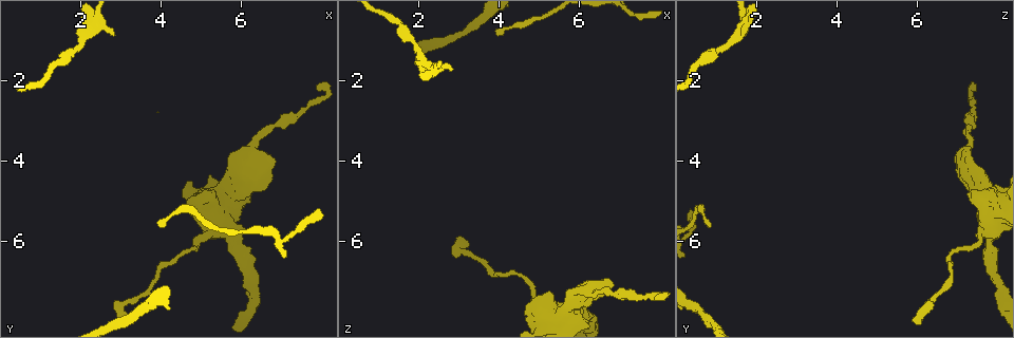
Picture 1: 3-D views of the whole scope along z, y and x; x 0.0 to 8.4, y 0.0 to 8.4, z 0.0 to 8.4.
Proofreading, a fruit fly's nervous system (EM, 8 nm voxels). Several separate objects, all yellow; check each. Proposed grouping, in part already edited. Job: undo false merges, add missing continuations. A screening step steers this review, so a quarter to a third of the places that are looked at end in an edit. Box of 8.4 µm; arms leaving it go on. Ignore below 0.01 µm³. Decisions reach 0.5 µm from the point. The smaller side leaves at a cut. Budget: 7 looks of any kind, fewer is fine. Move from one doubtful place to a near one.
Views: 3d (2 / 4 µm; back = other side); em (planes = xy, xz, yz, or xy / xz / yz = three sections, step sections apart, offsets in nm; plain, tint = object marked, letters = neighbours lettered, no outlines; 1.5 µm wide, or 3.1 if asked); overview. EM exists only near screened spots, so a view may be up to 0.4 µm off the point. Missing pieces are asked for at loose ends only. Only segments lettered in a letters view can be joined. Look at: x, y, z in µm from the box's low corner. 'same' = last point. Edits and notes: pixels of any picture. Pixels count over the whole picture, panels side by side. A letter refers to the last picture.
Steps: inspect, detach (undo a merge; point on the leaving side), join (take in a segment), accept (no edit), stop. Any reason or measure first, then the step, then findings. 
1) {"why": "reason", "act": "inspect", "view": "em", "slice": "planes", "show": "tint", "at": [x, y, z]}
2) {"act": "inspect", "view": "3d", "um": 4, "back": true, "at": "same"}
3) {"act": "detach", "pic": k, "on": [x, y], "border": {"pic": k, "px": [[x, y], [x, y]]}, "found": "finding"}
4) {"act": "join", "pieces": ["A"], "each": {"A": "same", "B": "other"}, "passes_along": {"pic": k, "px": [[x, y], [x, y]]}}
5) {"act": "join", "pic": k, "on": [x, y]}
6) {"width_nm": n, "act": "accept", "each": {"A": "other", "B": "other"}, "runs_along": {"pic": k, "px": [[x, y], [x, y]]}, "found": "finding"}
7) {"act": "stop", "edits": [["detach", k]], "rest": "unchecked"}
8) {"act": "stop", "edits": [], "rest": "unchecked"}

{"why": "tapers out", "act": "inspect", "view": "em", "slice": "planes", "show": "letters", "at": [3.85, 5.50, 0.70]}

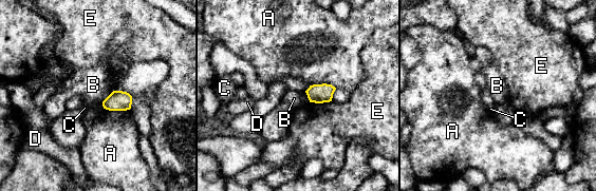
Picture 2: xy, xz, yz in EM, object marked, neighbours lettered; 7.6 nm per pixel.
{"width_nm": 130, "act": "accept", "each": {"A": "other", "B": "other", "C": "other", "D": "other", "E": "other"}, "border": {"pic": 2, "px": [[310, 84], [304, 91]]}, "found": "no lettered segment goes on from it"}

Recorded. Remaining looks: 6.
{"why": "sharp bend", "act": "inspect", "view": "em", "slice": "planes", "show": "tint", "at": [3.05, 7.65, 6.20]}

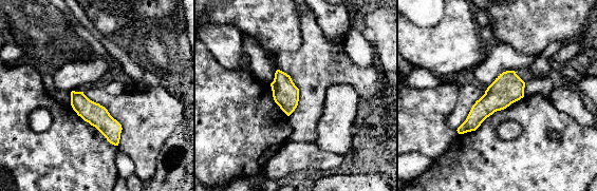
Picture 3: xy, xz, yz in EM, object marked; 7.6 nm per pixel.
{"act": "inspect", "view": "em", "slice": "planes", "show": "letters", "at": "same"}

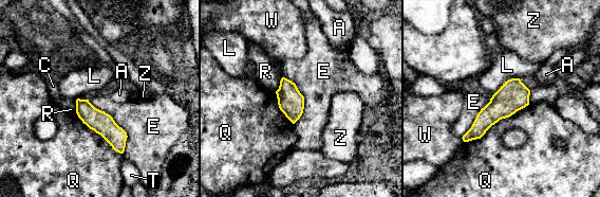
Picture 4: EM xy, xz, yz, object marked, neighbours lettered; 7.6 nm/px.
{"width_nm": 120, "act": "accept", "each": {"A": "other", "C": "other", "E": "other", "L": "other", "Q": "other", "R": "other", "T": "other", "W": "other", "Z": "other"}, "runs_along": {"pic": 4, "px": [[78, 102], [117, 141], [120, 149]]}, "found": "continuous, no second cell"}

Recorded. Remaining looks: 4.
{"why": "an open end", "act": "inspect", "view": "3d", "um": 2, "at": [2.80, 0.85, 1.75]}

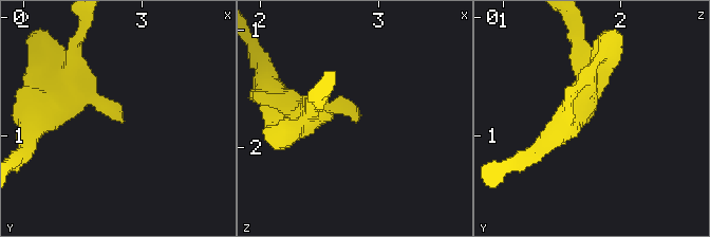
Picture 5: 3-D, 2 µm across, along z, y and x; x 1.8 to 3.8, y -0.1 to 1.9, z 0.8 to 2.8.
{"why": "shape alone is not enough", "act": "inspect", "view": "em", "slice": "xz", "step": 4, "show": "letters", "at": [2.80, 0.90, 1.70]}

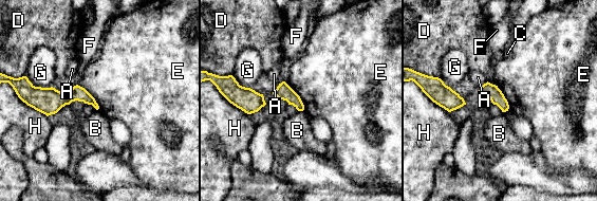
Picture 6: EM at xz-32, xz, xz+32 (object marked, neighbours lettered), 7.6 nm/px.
{"act": "accept", "each": {"A": "other", "B": "other", "C": "other", "D": "other", "E": "other", "F": "other", "G": "other", "H": "other"}, "border": {"pic": 6, "px": [[85, 103], [91, 104], [96, 109]]}, "found": "none of them fits"}

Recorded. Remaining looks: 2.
{"act": "stop", "edits": [], "rest": "unchecked"}

